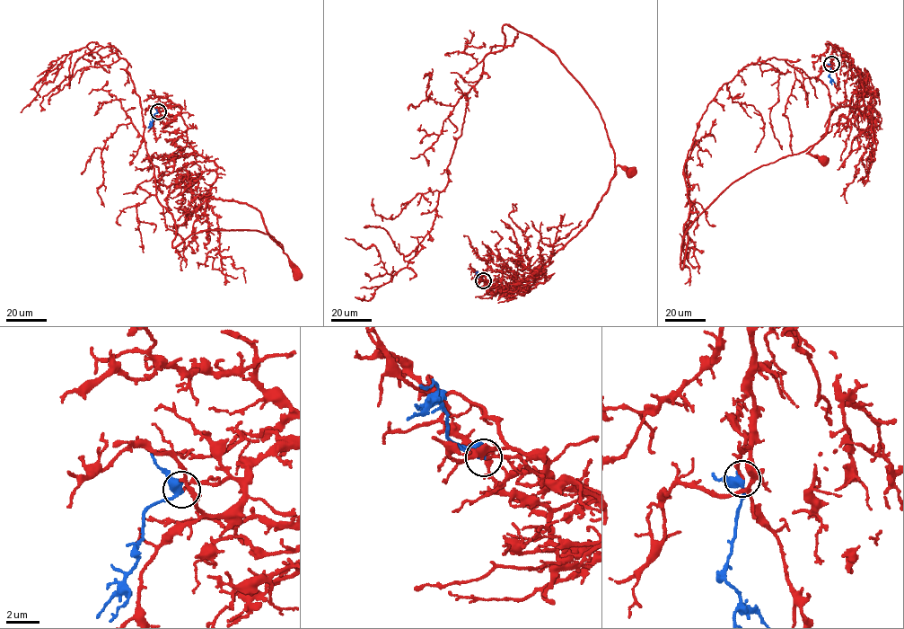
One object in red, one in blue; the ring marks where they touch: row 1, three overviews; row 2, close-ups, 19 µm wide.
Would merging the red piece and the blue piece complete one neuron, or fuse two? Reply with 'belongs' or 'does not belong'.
belongs

